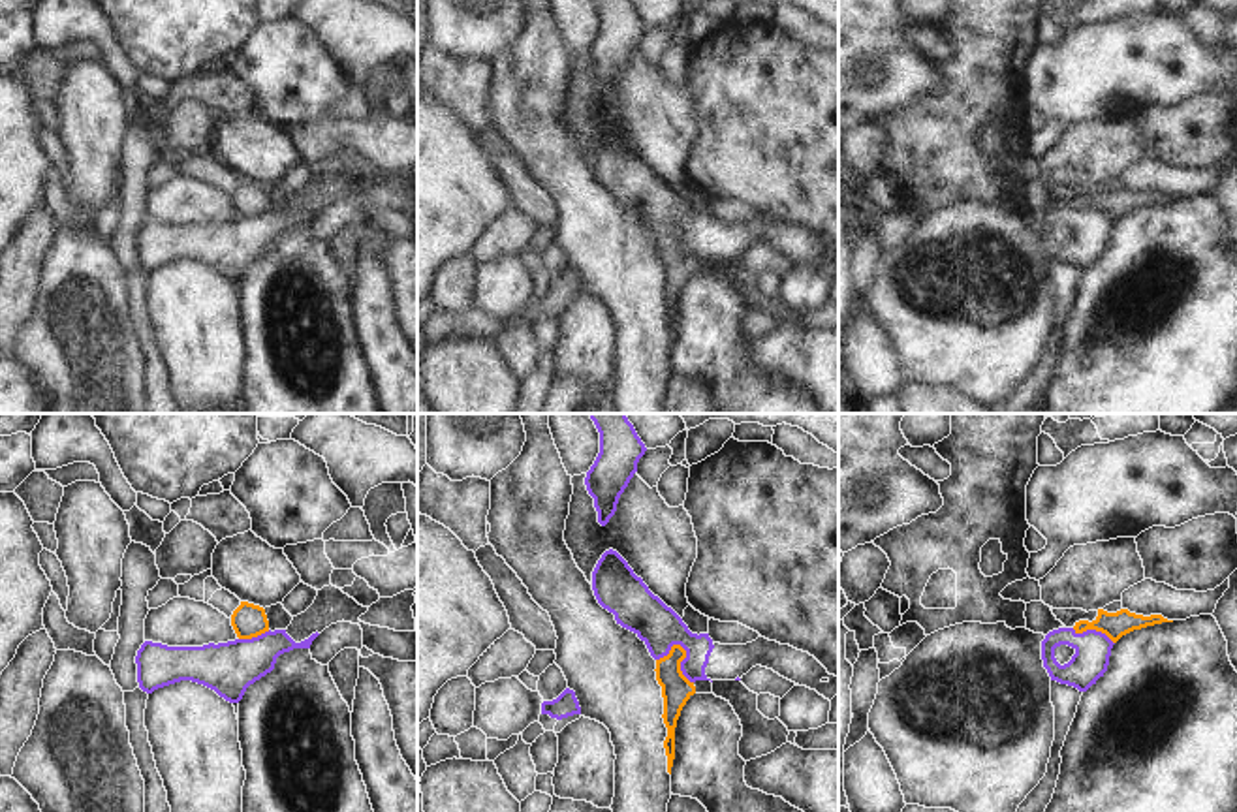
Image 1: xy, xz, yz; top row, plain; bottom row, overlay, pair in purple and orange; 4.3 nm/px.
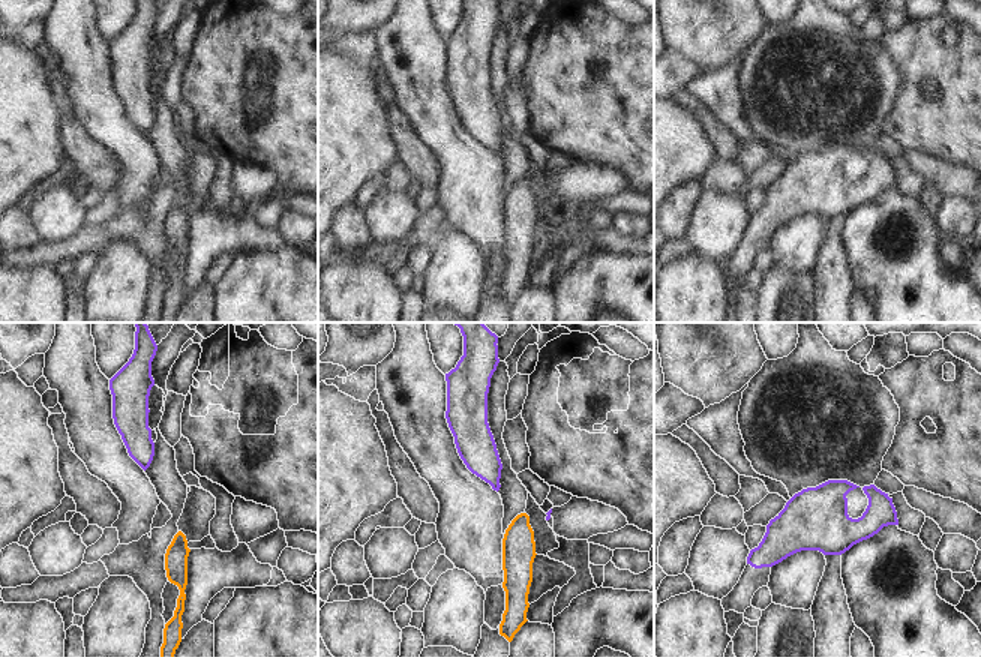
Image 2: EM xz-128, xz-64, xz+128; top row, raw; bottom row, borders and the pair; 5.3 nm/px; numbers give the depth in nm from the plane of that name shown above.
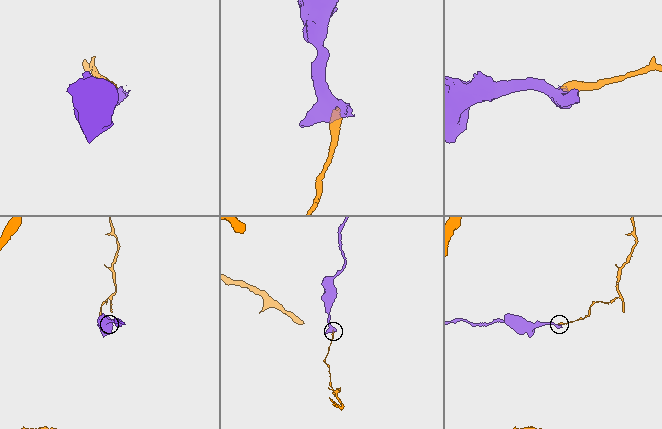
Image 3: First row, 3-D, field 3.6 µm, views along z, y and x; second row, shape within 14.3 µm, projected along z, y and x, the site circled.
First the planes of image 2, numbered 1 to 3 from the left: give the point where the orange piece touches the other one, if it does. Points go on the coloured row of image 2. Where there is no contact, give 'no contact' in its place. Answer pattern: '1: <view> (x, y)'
1: no contact
2: no contact
3: no contact

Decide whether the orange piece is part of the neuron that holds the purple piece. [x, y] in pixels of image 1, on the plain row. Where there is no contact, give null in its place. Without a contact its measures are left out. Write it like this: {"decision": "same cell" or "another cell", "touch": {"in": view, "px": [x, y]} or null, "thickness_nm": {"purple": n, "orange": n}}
{"decision": "another cell", "touch": {"in": "xz", "px": [681, 241]}, "thickness_nm": {"purple": 180, "orange": 130}}

